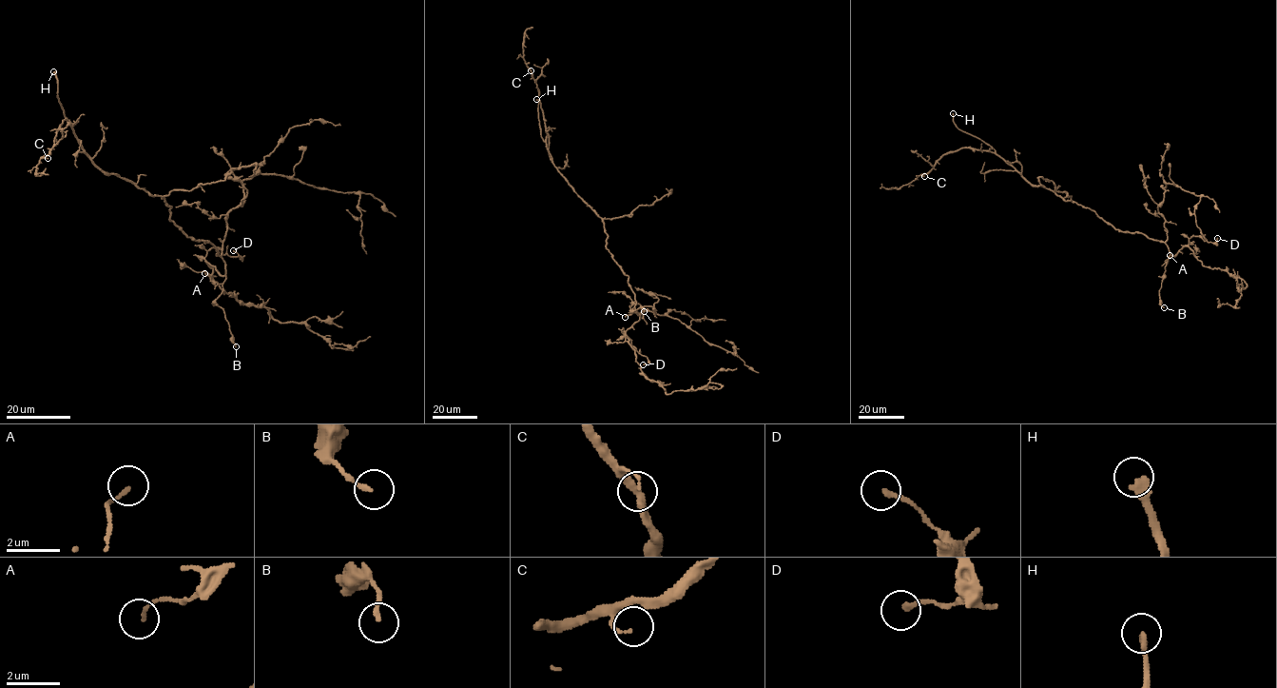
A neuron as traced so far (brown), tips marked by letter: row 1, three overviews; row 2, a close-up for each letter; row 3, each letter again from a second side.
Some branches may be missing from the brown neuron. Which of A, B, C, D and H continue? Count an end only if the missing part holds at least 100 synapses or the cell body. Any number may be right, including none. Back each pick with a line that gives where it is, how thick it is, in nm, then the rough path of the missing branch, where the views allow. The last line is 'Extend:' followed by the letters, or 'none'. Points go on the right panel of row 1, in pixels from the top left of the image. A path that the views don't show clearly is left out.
H: place (953, 113); calibre 280 nm; course (953, 113), (951, 104), (941, 89), (943, 85), (948, 86)
Extend: H

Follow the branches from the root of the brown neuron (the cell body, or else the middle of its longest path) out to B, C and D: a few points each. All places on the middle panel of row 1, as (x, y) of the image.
B: (611, 254), (628, 277), (639, 320), (637, 312), (631, 310), (641, 306), (644, 311)
C: (611, 254), (606, 247), (604, 221), (576, 193), (551, 160), (539, 90), (531, 70)
D: (611, 254), (628, 277), (634, 295), (634, 310), (639, 318), (625, 335), (647, 358), (648, 363), (643, 364)

